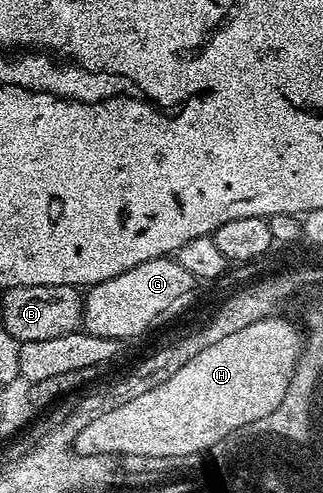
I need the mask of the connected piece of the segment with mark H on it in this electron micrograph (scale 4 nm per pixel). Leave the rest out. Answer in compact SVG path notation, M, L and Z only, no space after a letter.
M262 320L253 322L253 326L245 326L245 330L237 330L237 334L229 334L229 338L221 338L221 342L213 342L213 346L205 346L205 350L201 350L197 358L189 358L189 362L185 362L185 366L181 366L181 370L177 370L169 382L149 390L149 394L133 398L133 402L100 412L78 434L74 451L81 456L141 454L165 458L190 456L221 442L230 431L271 414L285 398L299 358L293 358L291 362L291 356L281 356L277 350L281 342L283 340L275 332L265 330L265 321Z

